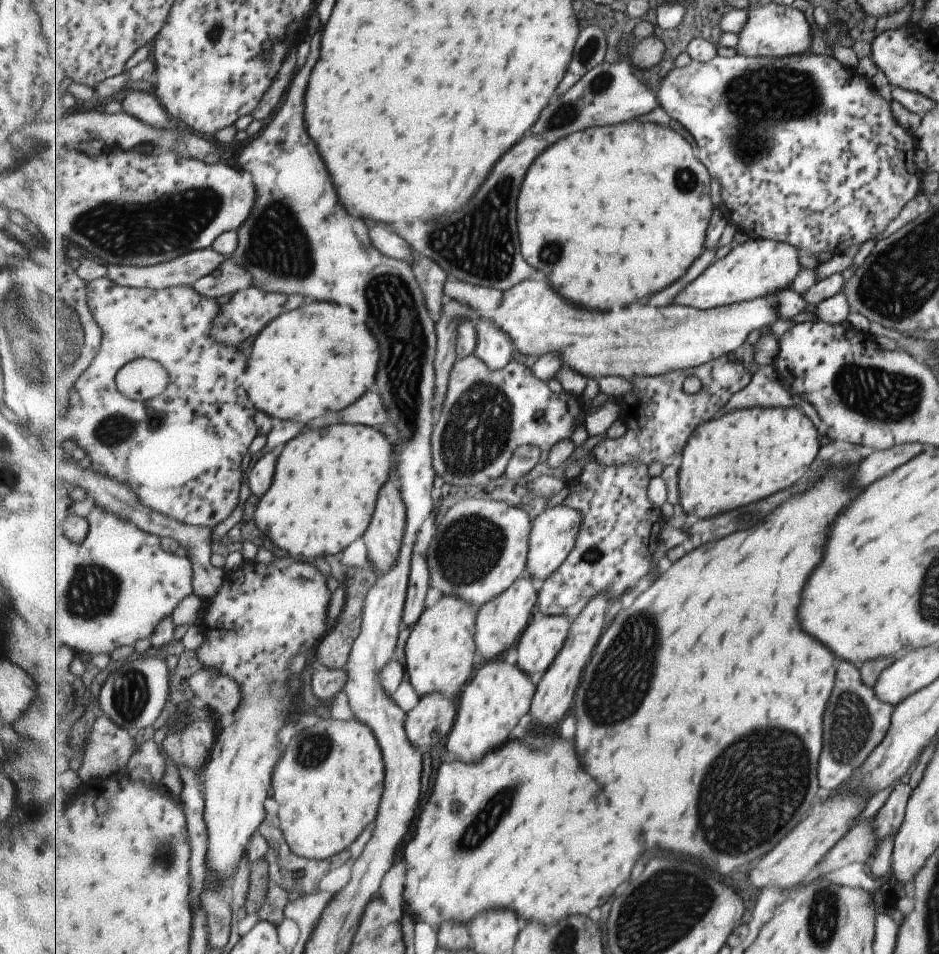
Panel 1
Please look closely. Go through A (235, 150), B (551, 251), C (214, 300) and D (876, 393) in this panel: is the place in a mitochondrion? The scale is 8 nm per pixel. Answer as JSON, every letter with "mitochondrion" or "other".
{"A":"other","B":"mitochondrion","C":"other","D":"mitochondrion"}

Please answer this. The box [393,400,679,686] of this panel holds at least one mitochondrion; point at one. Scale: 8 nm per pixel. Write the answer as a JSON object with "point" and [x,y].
{"point":[472,545]}

